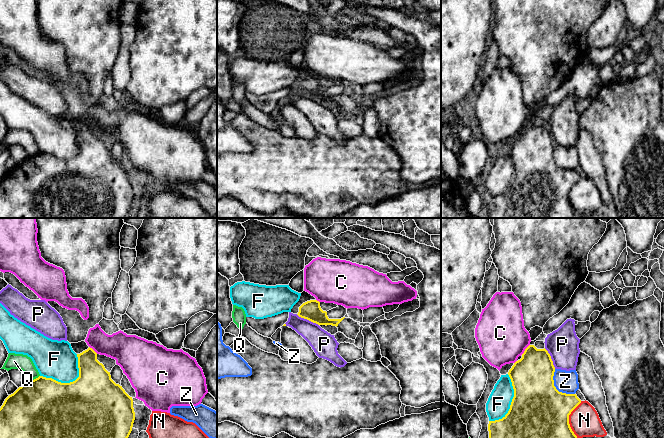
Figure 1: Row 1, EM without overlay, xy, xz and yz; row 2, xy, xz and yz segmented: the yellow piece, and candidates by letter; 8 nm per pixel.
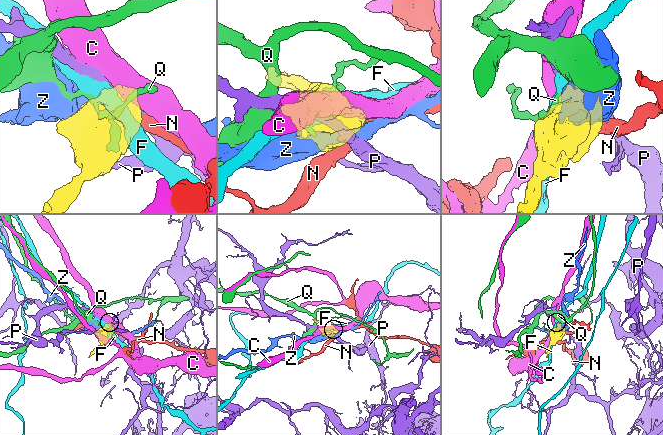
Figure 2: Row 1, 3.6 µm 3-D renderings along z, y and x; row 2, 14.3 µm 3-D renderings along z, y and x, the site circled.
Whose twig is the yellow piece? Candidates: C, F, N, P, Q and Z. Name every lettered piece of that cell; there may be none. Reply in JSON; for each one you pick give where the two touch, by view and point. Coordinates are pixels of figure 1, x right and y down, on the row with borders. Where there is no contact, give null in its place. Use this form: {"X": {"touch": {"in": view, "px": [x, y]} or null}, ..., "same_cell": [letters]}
{"same_cell": []}

